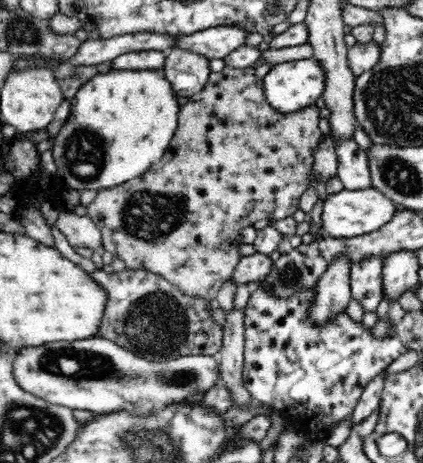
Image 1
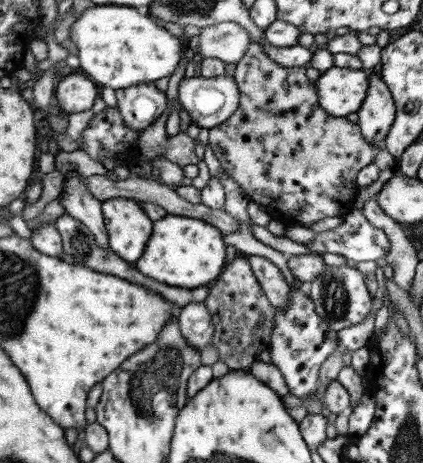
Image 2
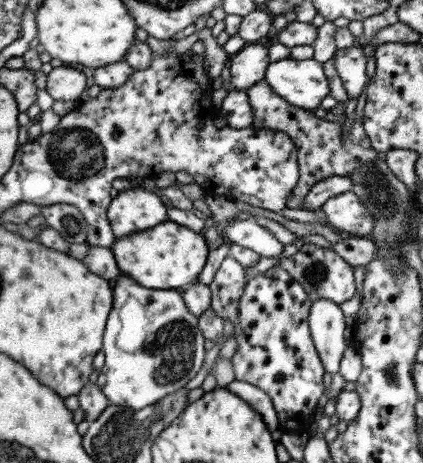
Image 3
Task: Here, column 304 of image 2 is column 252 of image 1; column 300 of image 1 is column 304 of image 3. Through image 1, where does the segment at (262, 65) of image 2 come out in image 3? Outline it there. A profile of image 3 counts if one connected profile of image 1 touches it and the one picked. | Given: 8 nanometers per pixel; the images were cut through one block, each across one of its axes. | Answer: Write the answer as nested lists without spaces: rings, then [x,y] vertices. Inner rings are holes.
[[[263,80],[253,83],[248,89],[244,90],[248,96],[251,107],[251,128],[277,130],[285,133],[296,149],[296,162],[298,165],[297,183],[293,191],[285,201],[285,207],[302,209],[300,204],[305,194],[313,184],[328,178],[332,175],[347,176],[353,174],[355,169],[361,164],[371,164],[377,154],[371,148],[361,148],[350,143],[347,152],[343,149],[345,142],[341,142],[342,128],[338,122],[327,122],[324,119],[316,118],[312,110],[301,110],[283,98],[277,96],[271,87]]]

